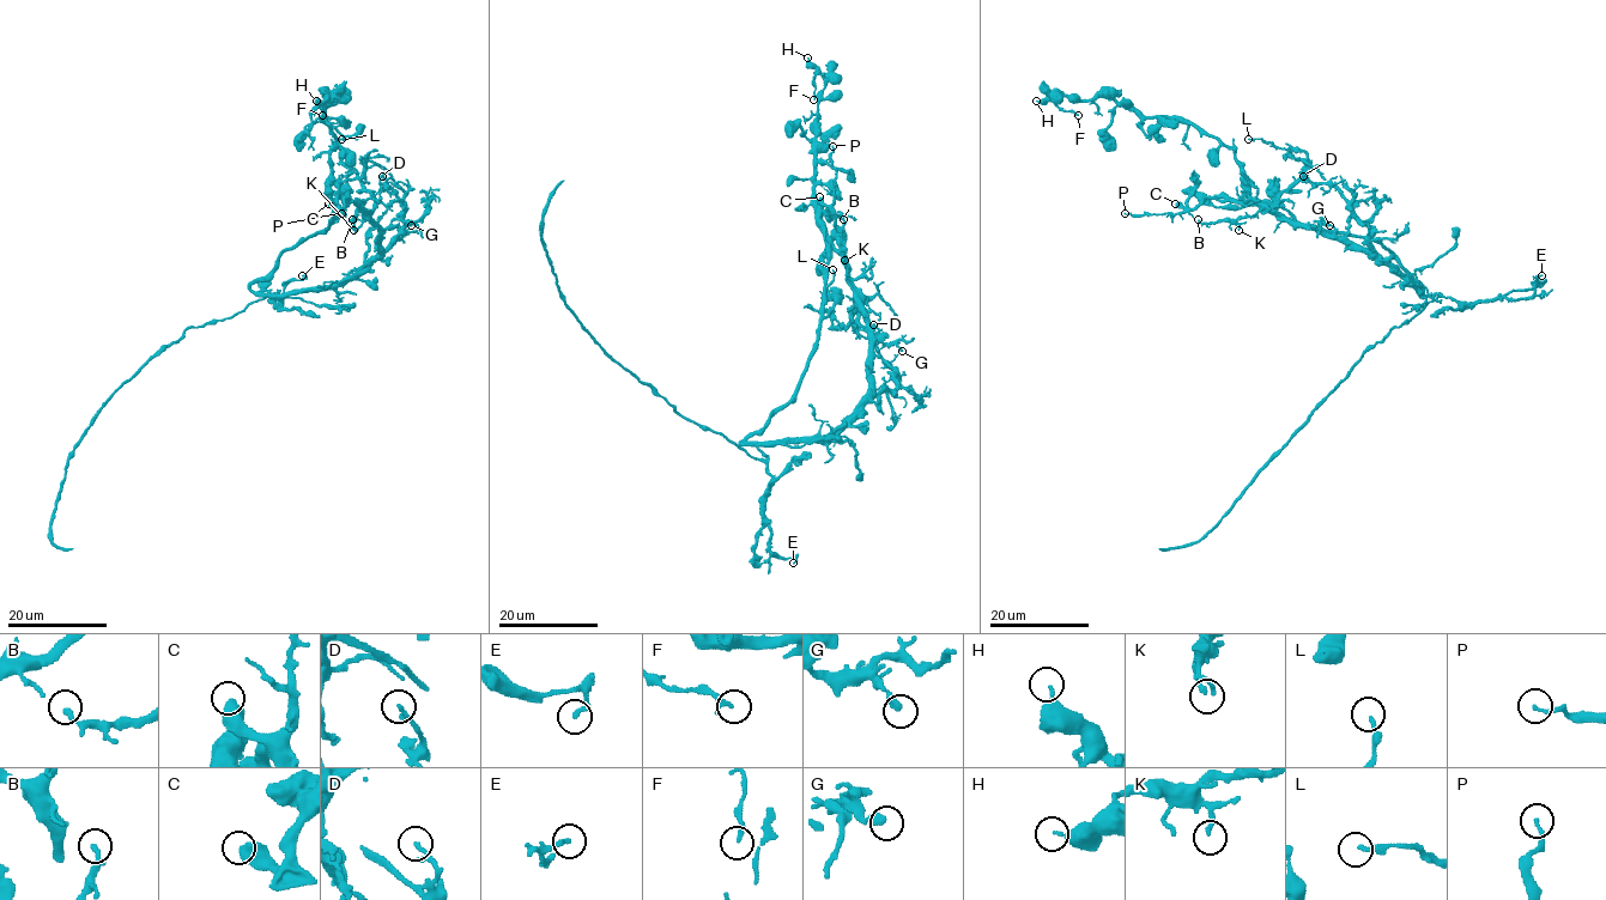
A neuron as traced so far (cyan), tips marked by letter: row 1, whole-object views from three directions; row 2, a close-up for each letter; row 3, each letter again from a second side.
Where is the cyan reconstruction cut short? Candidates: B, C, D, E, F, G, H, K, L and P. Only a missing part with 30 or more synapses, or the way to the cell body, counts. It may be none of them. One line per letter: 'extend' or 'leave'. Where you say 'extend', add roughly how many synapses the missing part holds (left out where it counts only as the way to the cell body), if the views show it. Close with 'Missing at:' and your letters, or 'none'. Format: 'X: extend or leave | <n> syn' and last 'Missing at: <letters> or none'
B: leave
C: leave
D: leave
E: leave
F: leave
G: leave
H: leave
K: leave
L: leave
P: leave
Missing at: none

